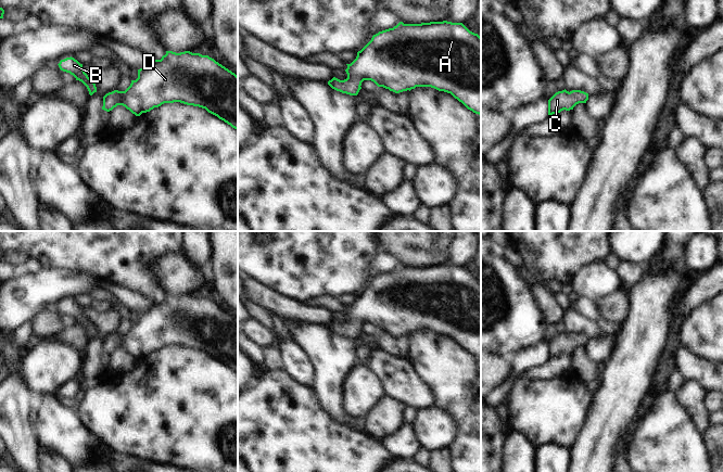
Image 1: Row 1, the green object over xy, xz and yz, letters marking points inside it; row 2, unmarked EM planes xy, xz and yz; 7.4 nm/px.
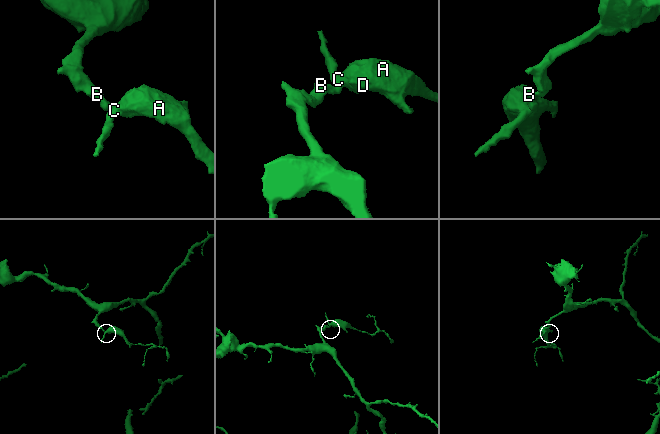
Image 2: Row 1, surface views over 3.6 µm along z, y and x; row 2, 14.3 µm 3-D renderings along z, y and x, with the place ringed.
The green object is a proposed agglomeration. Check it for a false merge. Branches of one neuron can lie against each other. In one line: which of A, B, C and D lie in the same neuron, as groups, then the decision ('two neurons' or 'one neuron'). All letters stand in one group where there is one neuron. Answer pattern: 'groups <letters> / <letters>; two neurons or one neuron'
groups A B C D; one neuron

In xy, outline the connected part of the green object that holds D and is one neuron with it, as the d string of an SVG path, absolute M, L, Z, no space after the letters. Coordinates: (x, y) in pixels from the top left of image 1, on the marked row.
M166 51L161 60L152 60L149 67L138 69L138 78L131 80L125 91L106 93L102 110L110 112L117 105L123 105L140 116L164 103L174 102L205 109L238 130L238 76L208 55L190 51Z

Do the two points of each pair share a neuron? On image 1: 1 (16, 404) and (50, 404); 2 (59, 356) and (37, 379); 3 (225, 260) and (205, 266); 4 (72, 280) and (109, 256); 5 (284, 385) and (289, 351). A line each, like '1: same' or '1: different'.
1: different
2: same
3: different
4: different
5: different

